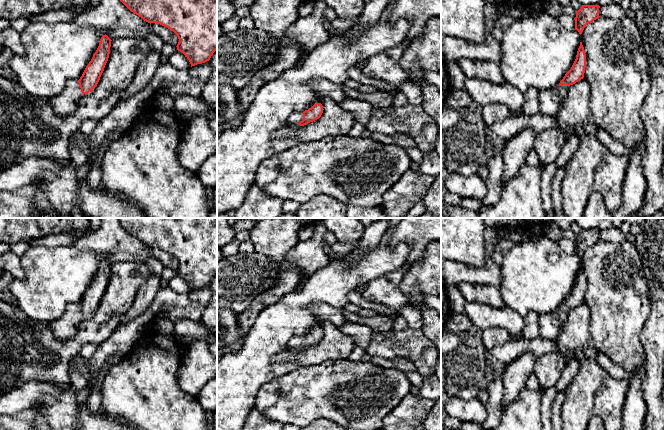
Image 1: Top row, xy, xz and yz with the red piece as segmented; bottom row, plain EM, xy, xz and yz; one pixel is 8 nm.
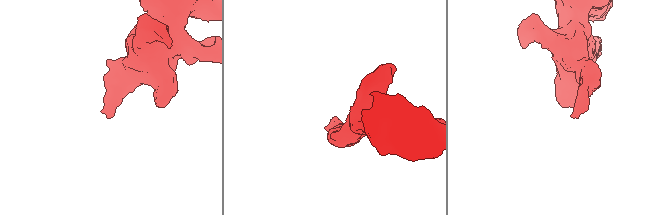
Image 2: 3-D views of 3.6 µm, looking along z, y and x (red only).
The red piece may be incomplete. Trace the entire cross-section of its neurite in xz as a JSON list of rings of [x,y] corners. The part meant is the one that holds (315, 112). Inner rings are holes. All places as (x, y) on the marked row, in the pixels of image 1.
[[[321,103],[314,104],[308,110],[295,111],[288,118],[289,125],[299,124],[300,126],[304,126],[310,122],[313,122],[321,117],[323,113],[323,106]]]

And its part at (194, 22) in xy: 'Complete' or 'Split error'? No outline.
Complete

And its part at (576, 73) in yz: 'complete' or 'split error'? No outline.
split error

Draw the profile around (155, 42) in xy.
[[[154,32],[148,33],[145,40],[151,49],[157,51],[158,53],[161,52],[164,43],[162,39],[158,37]]]

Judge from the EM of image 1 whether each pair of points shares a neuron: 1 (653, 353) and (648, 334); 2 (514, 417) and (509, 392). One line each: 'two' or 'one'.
1: one
2: two

